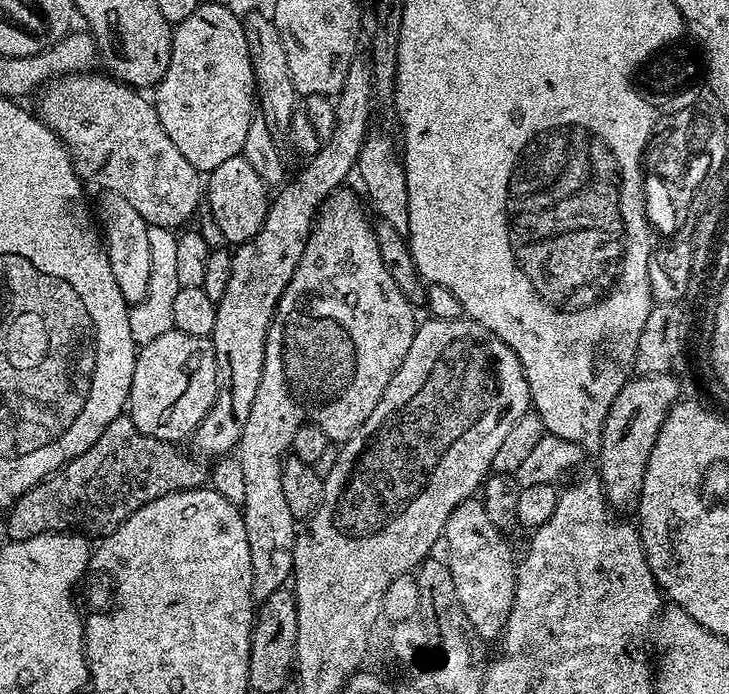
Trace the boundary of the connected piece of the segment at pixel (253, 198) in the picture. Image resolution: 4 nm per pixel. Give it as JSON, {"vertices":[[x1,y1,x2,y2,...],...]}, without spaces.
{"vertices":[[241,154,234,158,226,158,222,166,207,173,206,197,210,202,214,221,222,230,225,241,229,245,232,243,232,246,239,246,250,238,254,238,254,234,258,234,268,213,270,189,262,182,262,178,258,178,258,173,251,168,250,162,246,162,246,158]]}

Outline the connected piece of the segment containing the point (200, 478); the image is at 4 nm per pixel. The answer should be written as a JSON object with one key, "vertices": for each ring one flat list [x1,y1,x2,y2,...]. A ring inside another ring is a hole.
{"vertices":[[120,415,102,430,102,438,86,454,78,454,78,458,66,462,47,480,26,490,8,509,9,541,47,532,75,532,103,538,118,530,146,502,154,502,154,498,171,492,205,487,210,476,209,465,191,451,183,452,180,448,183,447,142,434,127,415]]}

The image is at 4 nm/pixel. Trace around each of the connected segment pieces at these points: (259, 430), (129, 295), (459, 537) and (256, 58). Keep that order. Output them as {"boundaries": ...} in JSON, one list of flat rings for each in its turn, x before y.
{"boundaries":[[[337,190,333,192,319,209,312,233,308,236,308,241,306,242,306,250,294,270,294,278,290,278,290,286,286,286,286,290,274,310,274,318,270,322,268,333,266,334,266,354,262,362,262,380,258,386,258,394,254,398,254,406,250,410,250,418,246,418,246,426,242,430,240,443,234,449,234,455,242,466,244,485,246,485,246,498,242,505,242,515,246,526,246,542,250,542,252,599,256,602,270,598,270,594,274,594,274,590,285,587,292,580,294,542,298,531,298,521,295,516,290,514,290,506,286,506,286,498,282,498,280,465,285,459,286,453,292,447,294,434,301,426,310,423,320,428,322,434,326,434,329,442,343,442,347,440,352,433,358,430,358,426,362,426,362,422,366,422,366,418,370,418,370,413,374,410,374,406,378,406,378,402,382,398,390,378,394,378,402,358,406,358,406,354,410,350,410,342,414,342,414,334,418,327,418,319,416,320,415,314,412,313,415,312,413,305,409,304,395,284,390,270,382,260,378,248,379,240,376,237,373,221,368,221,369,213,367,211,364,213,360,209,360,204,356,201,354,193,344,191]],[[101,191,100,201,95,201,94,212,98,217,98,227,102,233,104,246,110,258,110,270,114,270,114,278,118,282,118,290,122,290,122,298,129,306,142,302,146,298,146,290,150,286,150,242,146,239,149,225,117,192]],[[479,499,464,500,456,507,454,514,446,518,442,537,443,547,448,547,446,563,450,578,454,578,454,590,458,590,458,602,470,618,470,626,478,630,485,642,492,642,504,631,514,606,516,589,517,557,512,557,505,533,486,514]],[[252,12,248,16,245,15,243,21,244,33,254,66,258,115,266,118,266,126,270,126,270,130,276,133,277,137,287,137,298,103,298,93,294,86,294,78,290,78,285,48,282,46,277,28,273,26,271,19,265,13,263,15,260,12]]]}

